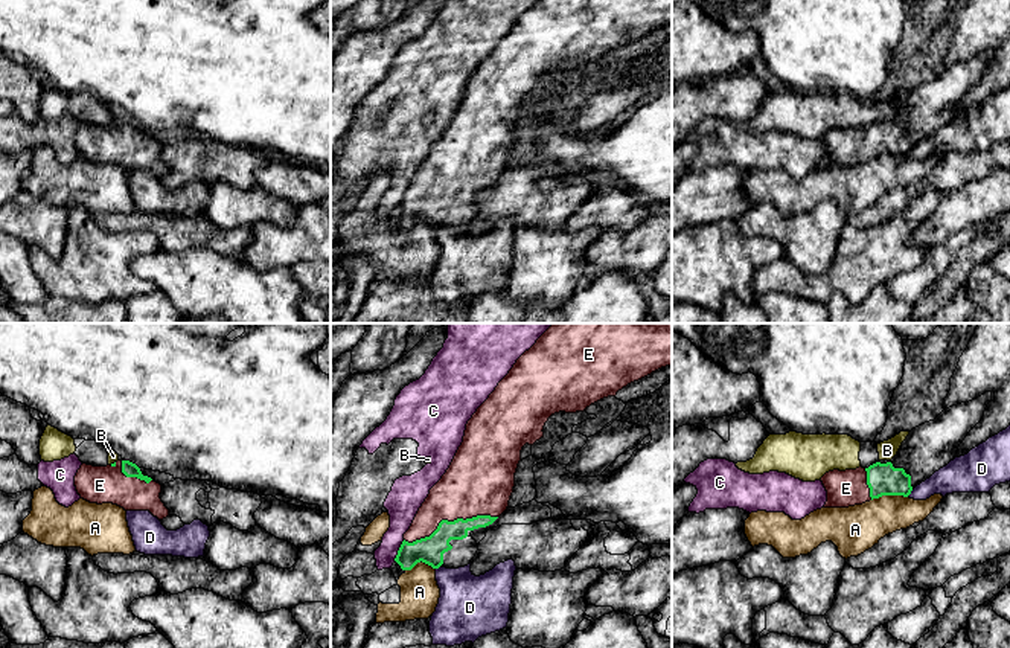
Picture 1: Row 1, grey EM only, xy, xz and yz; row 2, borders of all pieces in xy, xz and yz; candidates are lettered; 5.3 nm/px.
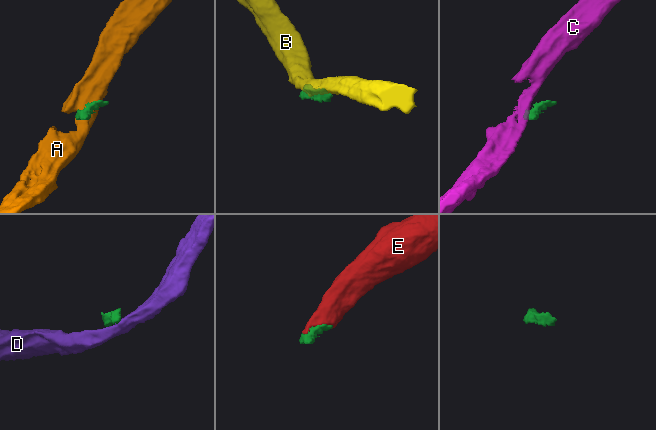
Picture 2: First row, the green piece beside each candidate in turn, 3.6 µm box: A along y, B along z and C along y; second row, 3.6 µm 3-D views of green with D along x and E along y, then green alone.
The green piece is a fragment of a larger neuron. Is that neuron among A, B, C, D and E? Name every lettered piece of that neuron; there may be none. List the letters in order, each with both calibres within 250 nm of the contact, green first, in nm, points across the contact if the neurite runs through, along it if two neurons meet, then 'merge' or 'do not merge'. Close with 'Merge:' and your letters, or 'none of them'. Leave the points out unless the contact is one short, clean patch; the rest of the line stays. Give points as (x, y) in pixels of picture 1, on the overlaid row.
A: calibres 170 and 240 nm; border yz (907, 496), (879, 496), (872, 500); do not merge
B: calibres 20 and 60 nm; do not merge
C: calibres 140 and 180 nm; border xz (404, 540), (393, 560); do not merge
D: calibres 170 and 160 nm; do not merge
E: calibres 140 and 340 nm; merge
Merge: E

